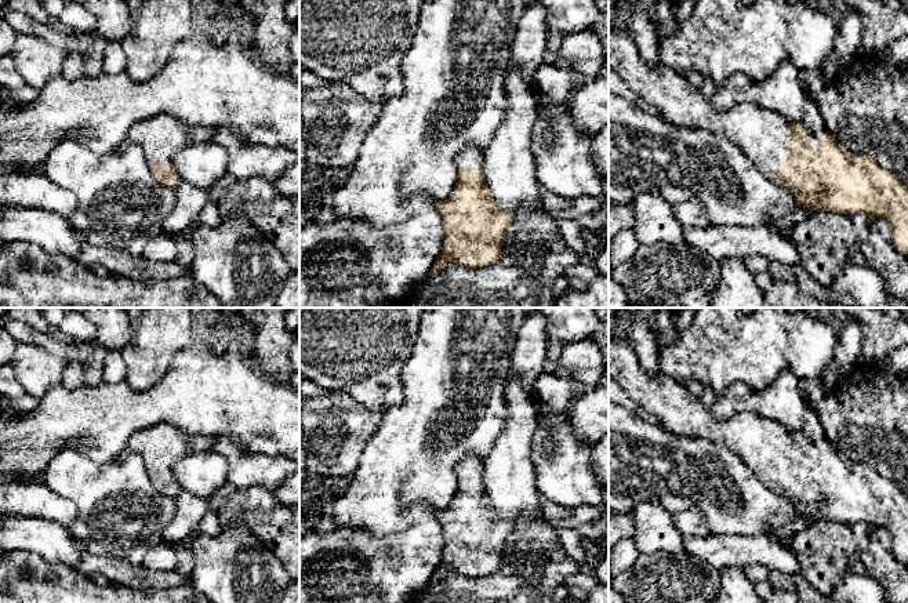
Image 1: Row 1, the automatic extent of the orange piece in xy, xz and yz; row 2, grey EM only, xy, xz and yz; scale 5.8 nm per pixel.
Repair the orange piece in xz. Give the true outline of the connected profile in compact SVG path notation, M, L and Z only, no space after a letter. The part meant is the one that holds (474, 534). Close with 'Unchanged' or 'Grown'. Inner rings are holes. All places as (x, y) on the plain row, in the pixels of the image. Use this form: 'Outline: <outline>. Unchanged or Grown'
Outline: M468 455L455 466L457 491L447 509L435 511L442 527L446 555L428 585L439 584L448 571L468 578L495 573L515 523L504 520L491 506L483 482L484 465Z. Grown

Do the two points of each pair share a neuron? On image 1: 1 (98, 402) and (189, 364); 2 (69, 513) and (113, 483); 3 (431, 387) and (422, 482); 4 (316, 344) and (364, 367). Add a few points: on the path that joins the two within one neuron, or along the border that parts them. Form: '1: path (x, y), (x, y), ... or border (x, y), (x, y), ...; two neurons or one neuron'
1: path (122, 402), (153, 402), (167, 388); one neuron
2: border (48, 489), (73, 504), (76, 519), (68, 527); two neurons
3: path (431, 410), (421, 427), (418, 458); one neuron
4: path (329, 344), (341, 344), (352, 355); one neuron

